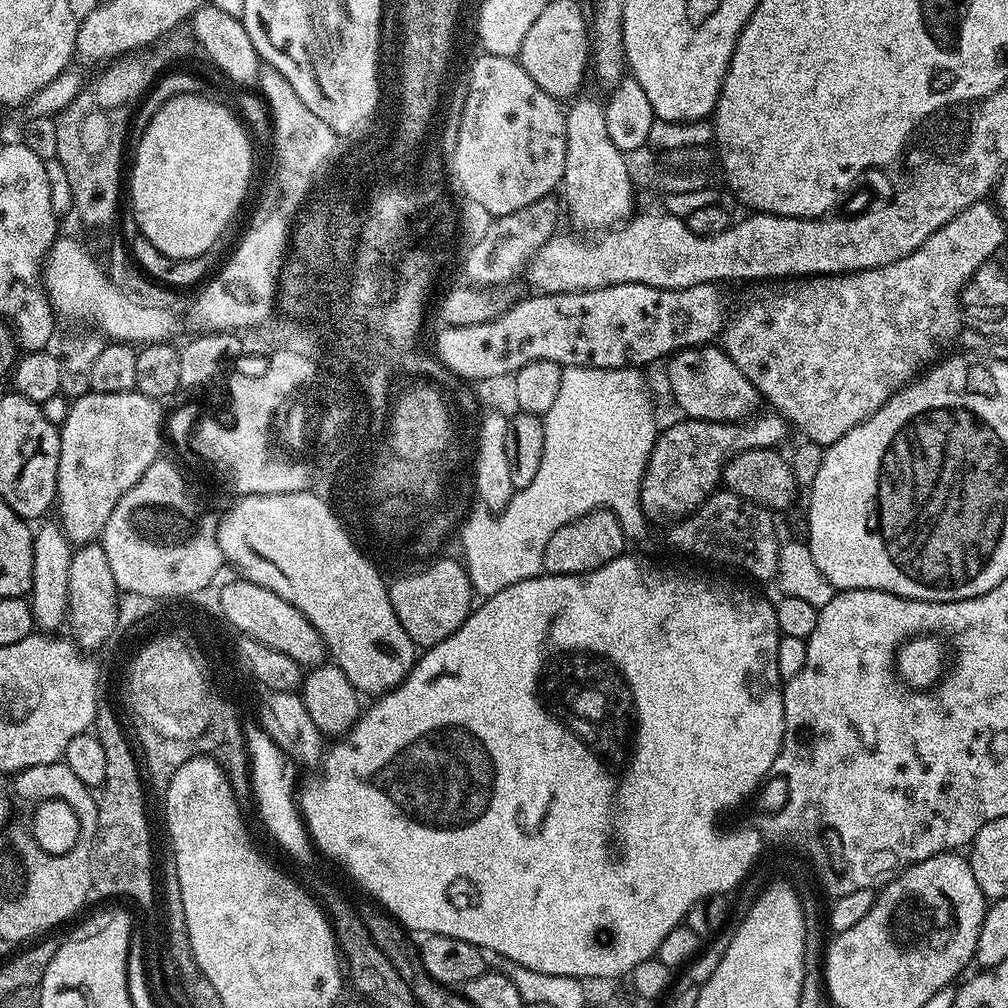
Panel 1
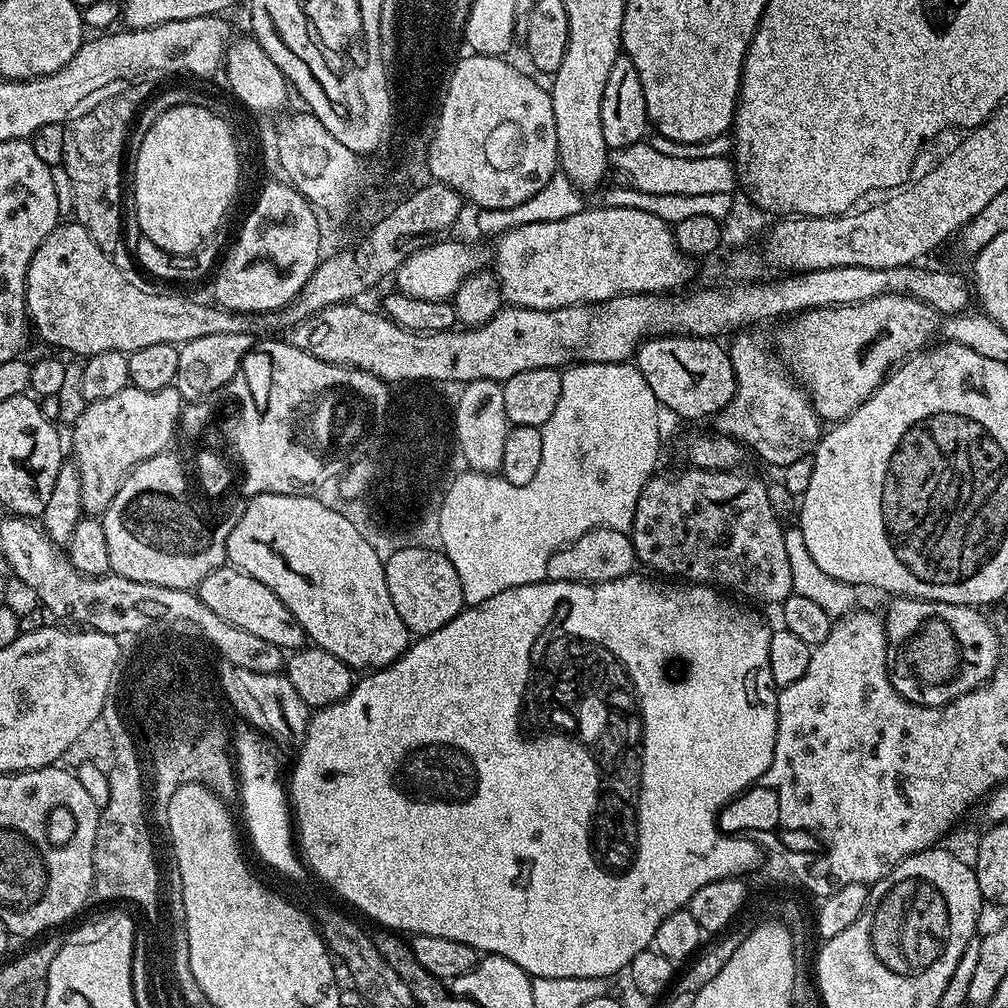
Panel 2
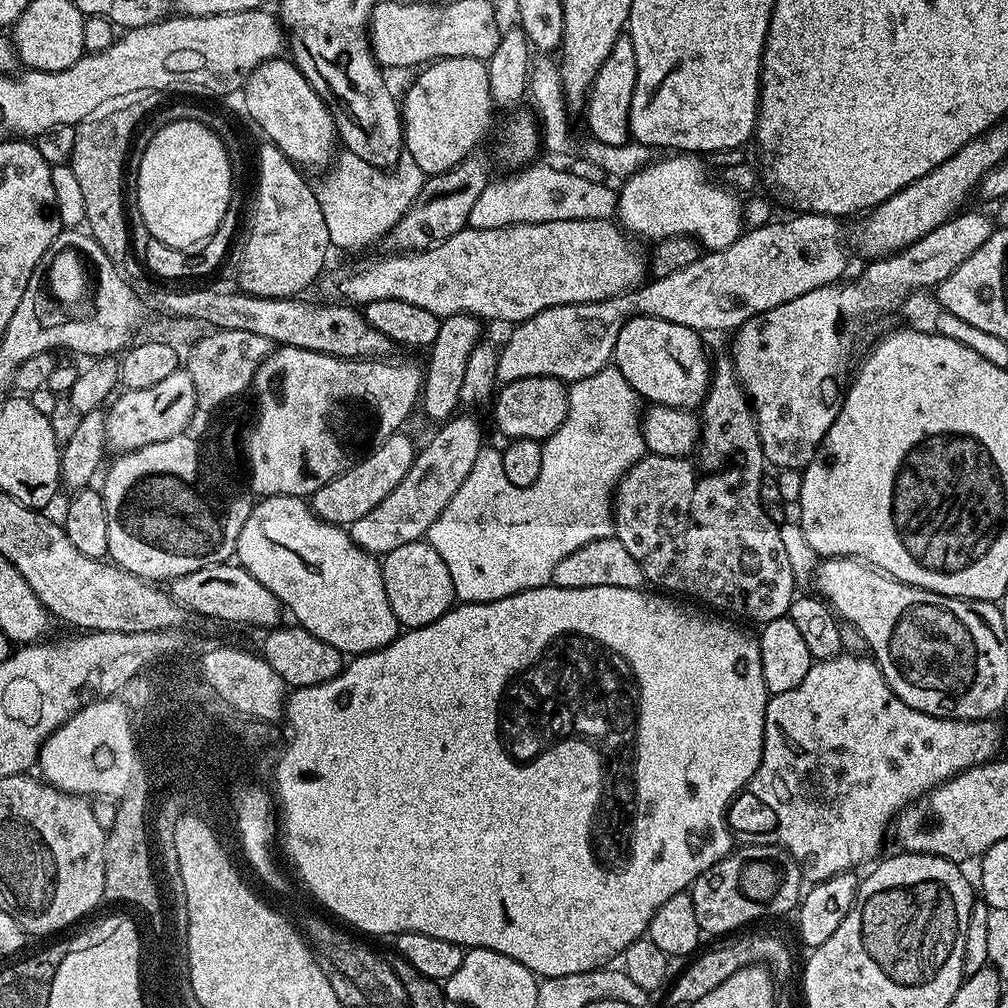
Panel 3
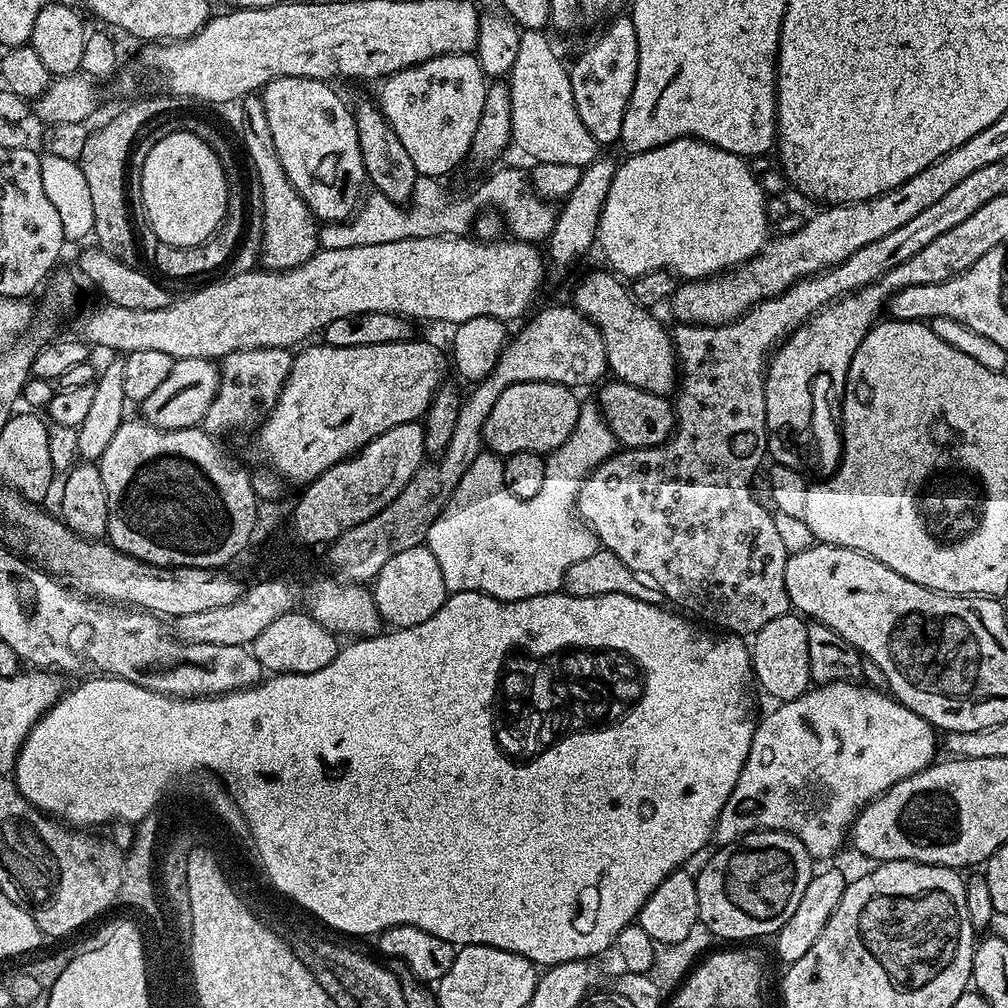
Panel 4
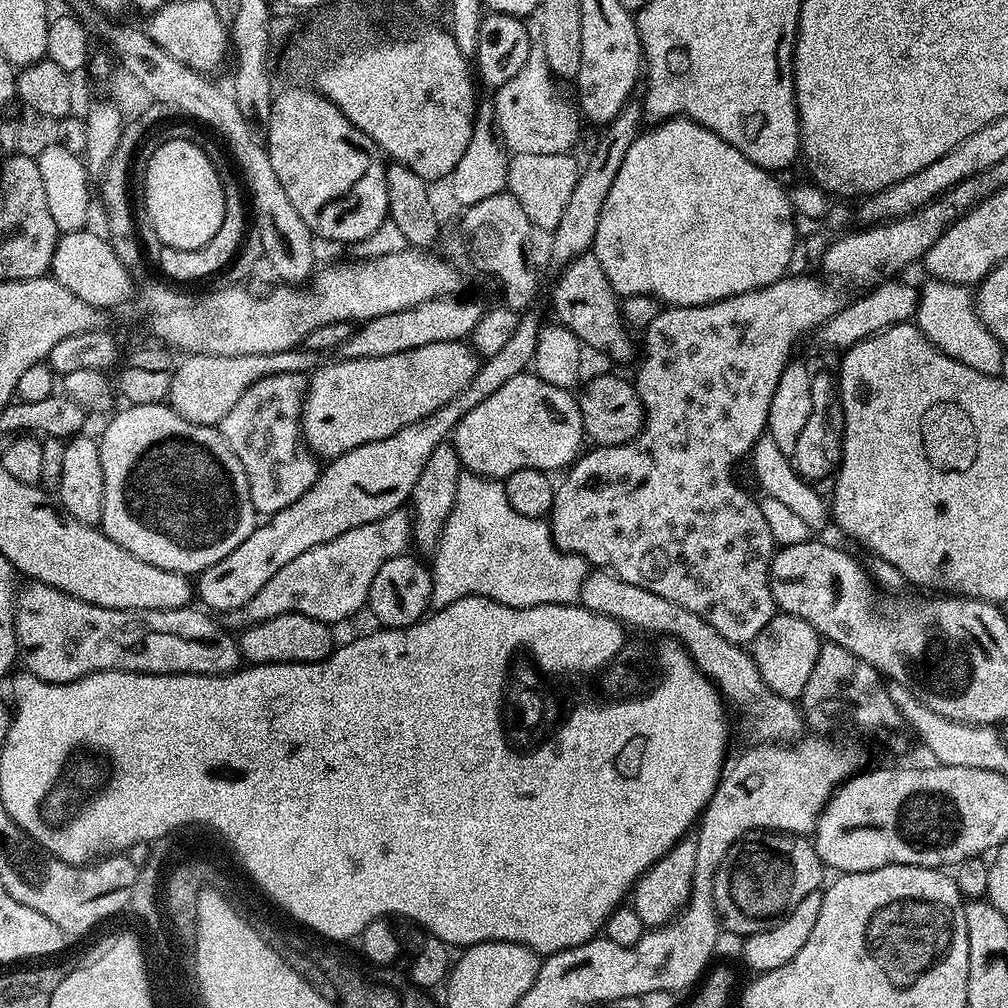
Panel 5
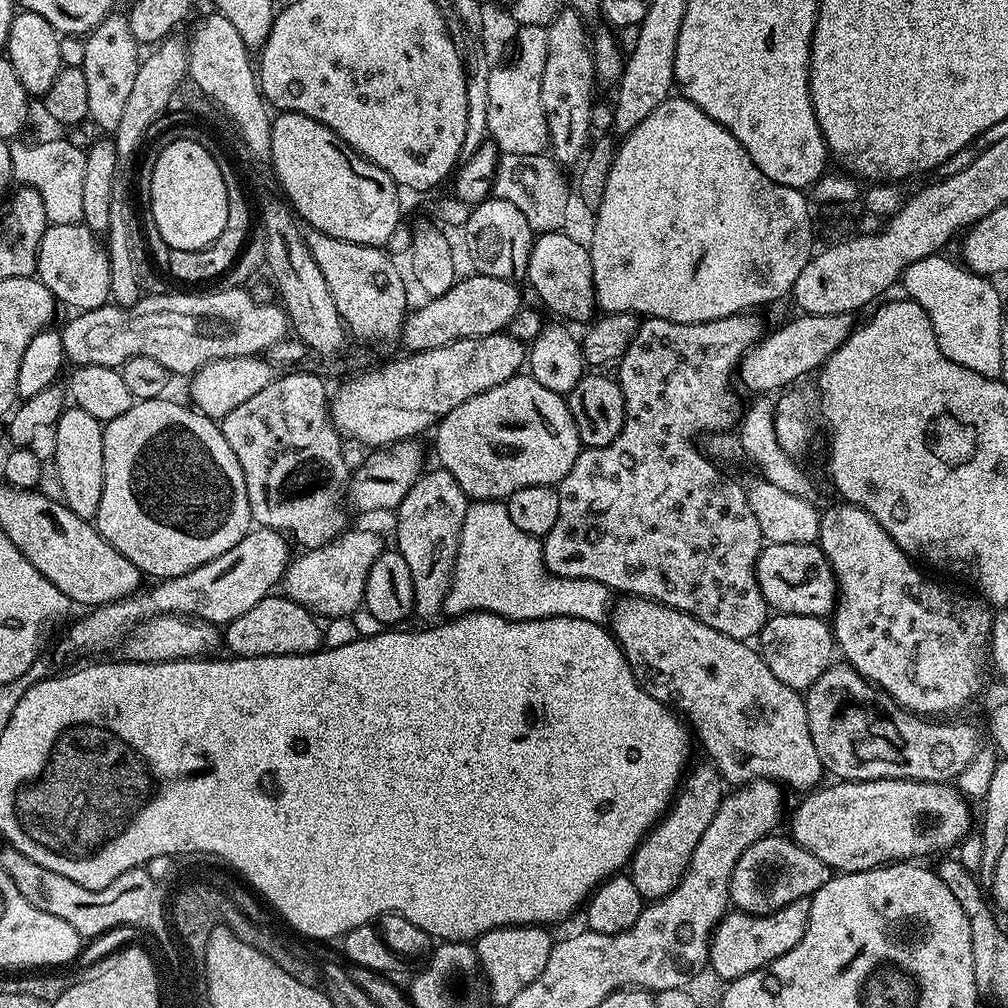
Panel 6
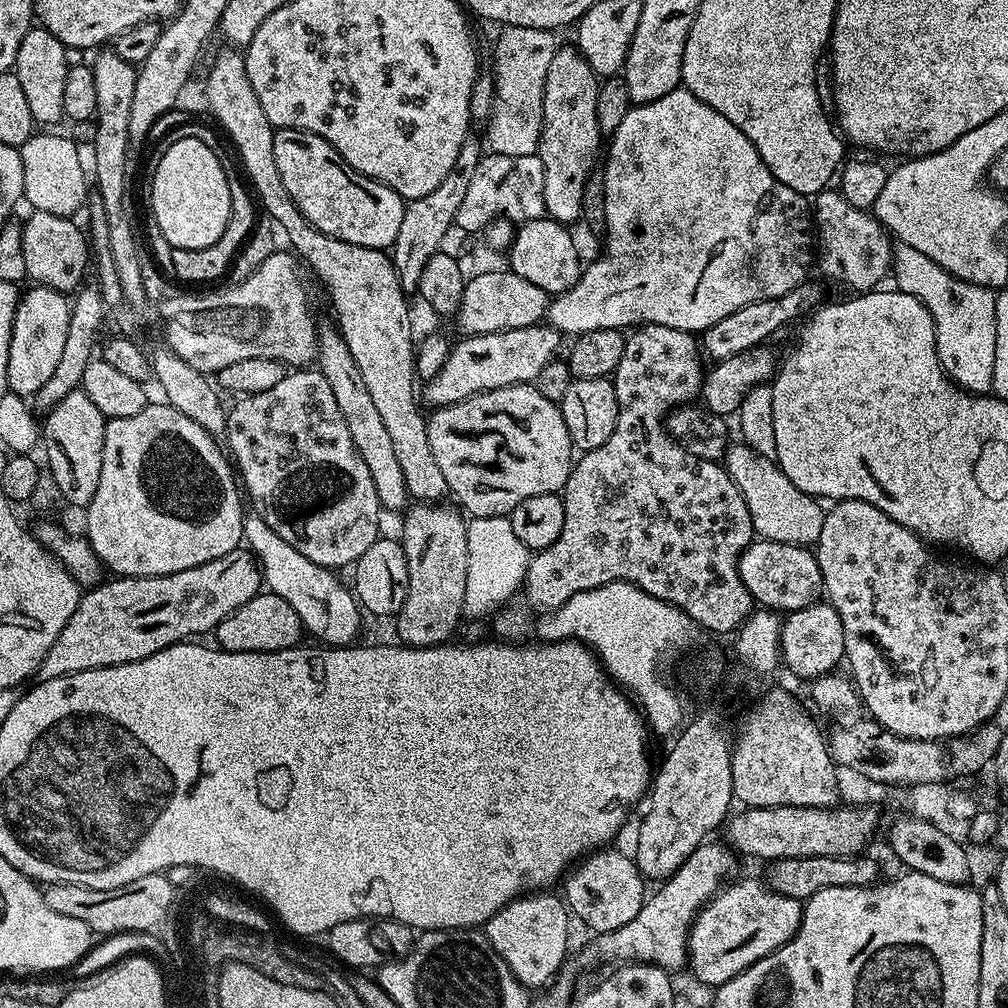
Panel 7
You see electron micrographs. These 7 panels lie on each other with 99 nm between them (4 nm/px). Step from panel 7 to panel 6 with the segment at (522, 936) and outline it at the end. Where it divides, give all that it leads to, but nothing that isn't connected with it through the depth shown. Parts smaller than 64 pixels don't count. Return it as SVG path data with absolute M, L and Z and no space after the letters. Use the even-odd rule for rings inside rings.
M517 926L515 928L495 928L486 934L476 937L474 947L476 957L480 959L483 979L486 981L486 992L492 1000L500 1006L507 1006L519 994L526 990L542 969L546 967L546 960L550 958L550 950L554 943L549 929L544 926Z

